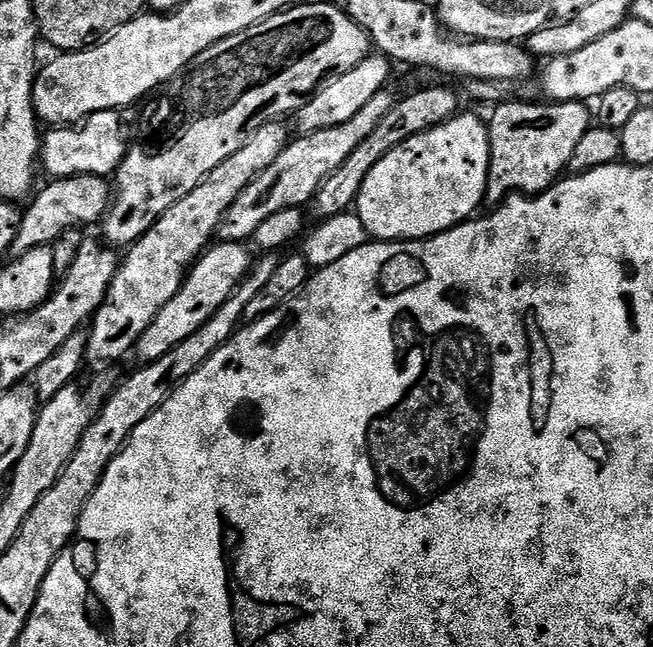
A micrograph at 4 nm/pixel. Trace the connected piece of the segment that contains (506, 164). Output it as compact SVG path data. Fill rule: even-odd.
M575 100L563 102L539 102L540 104L504 104L495 105L492 120L487 121L488 137L490 138L490 170L488 171L487 203L499 206L513 194L522 196L539 196L551 188L557 180L565 175L570 158L582 134L590 126L588 120L589 105Z

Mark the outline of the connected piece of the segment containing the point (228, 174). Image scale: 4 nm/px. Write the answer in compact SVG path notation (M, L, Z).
M275 120L262 126L262 130L254 130L242 150L237 150L226 158L226 162L214 166L202 183L194 186L186 198L178 198L178 202L174 202L174 206L170 206L170 210L166 210L166 214L162 214L162 218L158 218L158 222L154 222L154 226L150 226L150 230L146 230L146 234L142 234L142 238L125 251L128 253L119 261L106 298L87 329L88 349L84 359L89 365L120 360L135 349L150 322L158 318L162 306L178 294L182 282L188 277L189 268L213 243L226 210L234 206L234 198L238 198L238 194L242 194L242 190L246 190L246 186L250 186L262 170L267 170L282 150L286 150L290 139L286 125Z

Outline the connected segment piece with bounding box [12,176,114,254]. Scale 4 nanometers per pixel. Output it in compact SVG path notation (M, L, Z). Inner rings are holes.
M67 176L48 183L52 184L46 185L44 189L41 187L31 197L27 205L29 208L23 209L24 217L20 223L18 238L12 243L13 253L34 250L38 246L55 245L55 240L63 232L68 232L79 224L99 225L112 206L114 192L109 181L103 176Z

